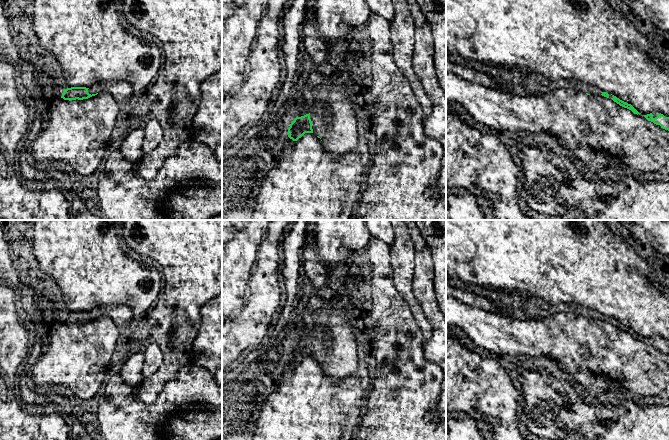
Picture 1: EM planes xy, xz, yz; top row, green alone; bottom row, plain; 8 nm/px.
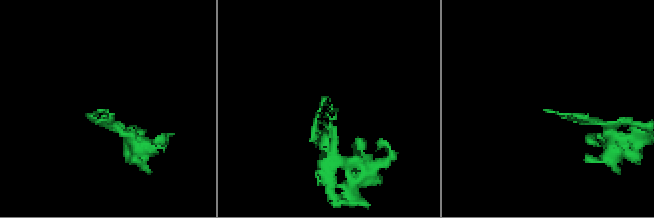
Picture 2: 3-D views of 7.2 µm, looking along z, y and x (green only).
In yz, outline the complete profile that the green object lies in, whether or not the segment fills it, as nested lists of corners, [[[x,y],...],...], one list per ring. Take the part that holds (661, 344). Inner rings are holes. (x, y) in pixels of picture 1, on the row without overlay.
[[[653,338],[643,339],[647,344],[653,346],[656,349],[660,349],[661,352],[669,355],[669,341],[665,341],[663,338],[657,338],[657,341],[654,342]]]

